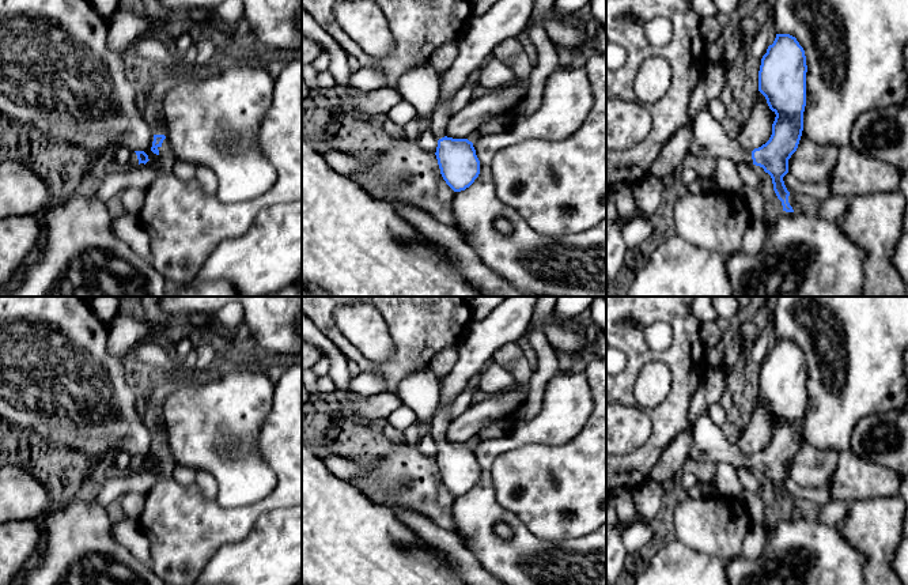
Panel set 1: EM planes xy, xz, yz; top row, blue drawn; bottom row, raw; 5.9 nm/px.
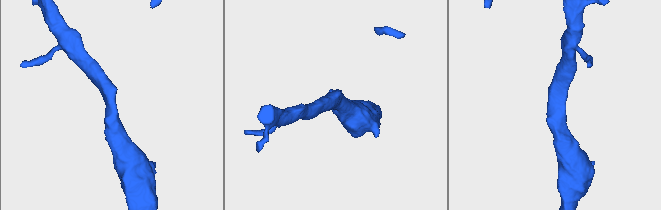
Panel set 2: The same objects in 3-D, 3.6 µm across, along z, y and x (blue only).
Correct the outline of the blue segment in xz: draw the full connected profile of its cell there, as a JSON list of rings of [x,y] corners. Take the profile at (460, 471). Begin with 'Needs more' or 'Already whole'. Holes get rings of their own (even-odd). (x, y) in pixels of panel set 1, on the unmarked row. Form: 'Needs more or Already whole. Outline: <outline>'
Needs more. Outline: [[[508,297],[485,318],[469,321],[457,346],[459,358],[440,378],[440,404],[431,422],[431,434],[438,444],[435,460],[440,479],[454,497],[465,495],[474,487],[480,465],[472,446],[446,441],[453,403],[499,348],[522,340],[537,301],[538,297]]]

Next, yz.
Needs more. Outline: [[[776,339],[758,375],[758,396],[776,419],[769,445],[752,457],[745,456],[737,444],[726,439],[722,429],[712,422],[708,411],[704,411],[693,426],[688,461],[727,463],[737,469],[763,472],[772,483],[783,516],[794,517],[783,482],[788,478],[788,464],[797,456],[803,435],[806,377],[805,355],[797,343]]]

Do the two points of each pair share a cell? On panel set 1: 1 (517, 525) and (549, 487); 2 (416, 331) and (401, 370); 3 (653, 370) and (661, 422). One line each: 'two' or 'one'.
1: two
2: one
3: two

